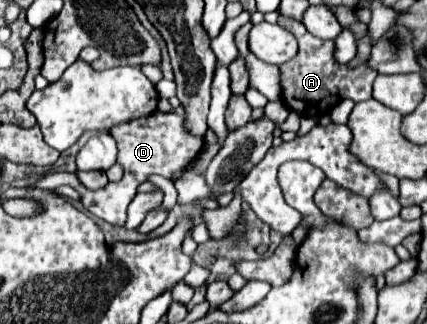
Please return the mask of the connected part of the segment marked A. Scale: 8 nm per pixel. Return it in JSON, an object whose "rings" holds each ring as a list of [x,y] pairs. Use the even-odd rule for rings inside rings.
{"rings":[[[285,16],[279,18],[279,24],[287,28],[299,40],[297,56],[281,66],[283,100],[291,110],[303,116],[317,116],[319,112],[327,112],[331,106],[335,106],[343,98],[351,98],[353,102],[371,98],[371,86],[373,86],[373,80],[377,78],[377,72],[373,72],[367,64],[361,64],[355,70],[347,66],[339,66],[333,58],[333,48],[335,48],[333,40],[315,38],[313,34],[307,32],[303,24],[297,24],[295,20],[289,20]]]}

